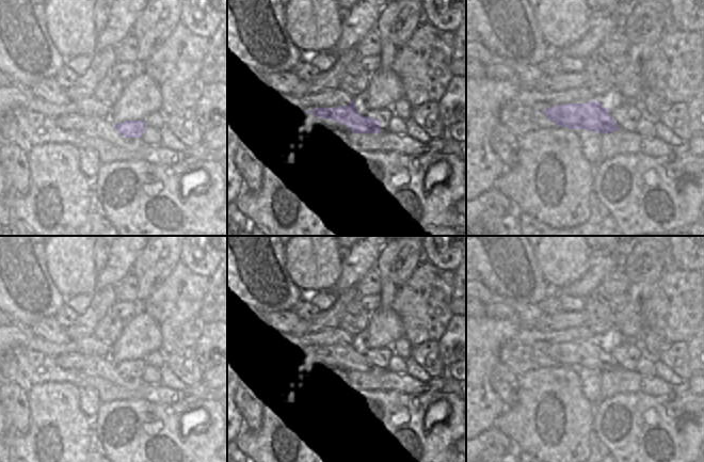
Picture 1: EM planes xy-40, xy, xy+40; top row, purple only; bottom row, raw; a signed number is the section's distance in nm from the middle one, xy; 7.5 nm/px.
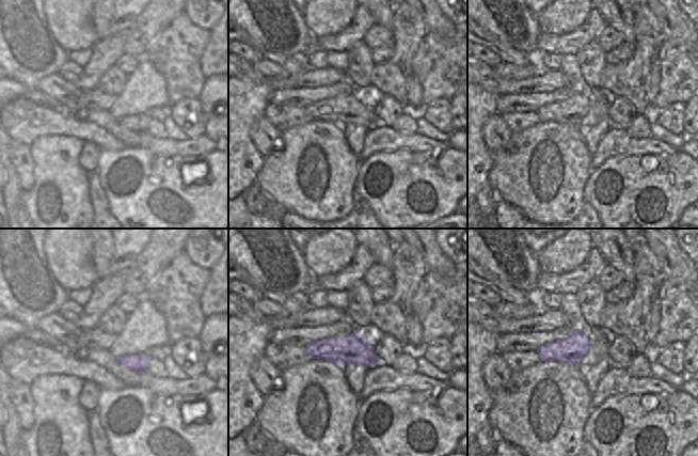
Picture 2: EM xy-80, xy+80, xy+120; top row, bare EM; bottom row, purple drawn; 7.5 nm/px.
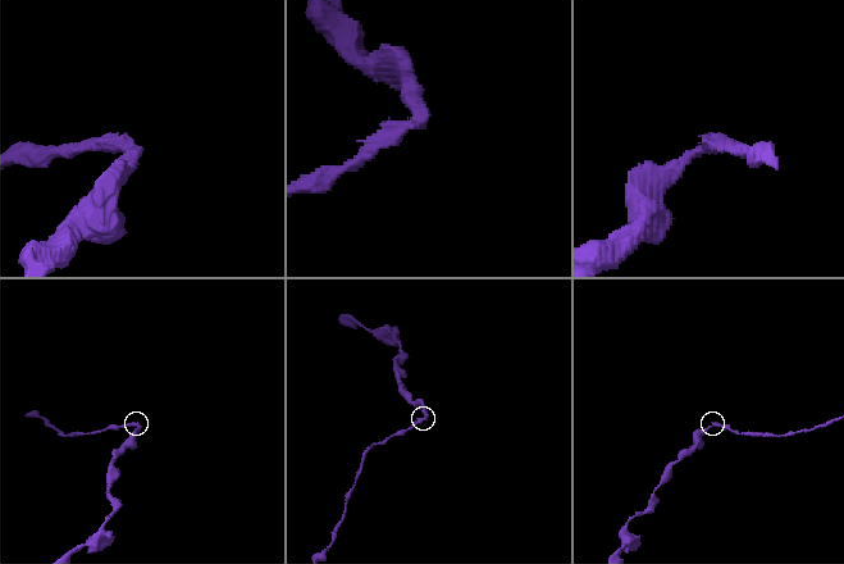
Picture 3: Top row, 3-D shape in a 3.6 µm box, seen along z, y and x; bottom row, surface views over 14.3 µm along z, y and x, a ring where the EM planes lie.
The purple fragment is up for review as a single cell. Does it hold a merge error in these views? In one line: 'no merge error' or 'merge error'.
merge error

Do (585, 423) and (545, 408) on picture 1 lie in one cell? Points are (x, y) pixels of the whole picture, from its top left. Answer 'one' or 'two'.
one

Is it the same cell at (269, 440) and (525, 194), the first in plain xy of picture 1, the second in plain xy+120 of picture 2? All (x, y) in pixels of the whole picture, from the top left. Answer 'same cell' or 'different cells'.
same cell

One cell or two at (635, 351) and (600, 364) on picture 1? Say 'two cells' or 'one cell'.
one cell

